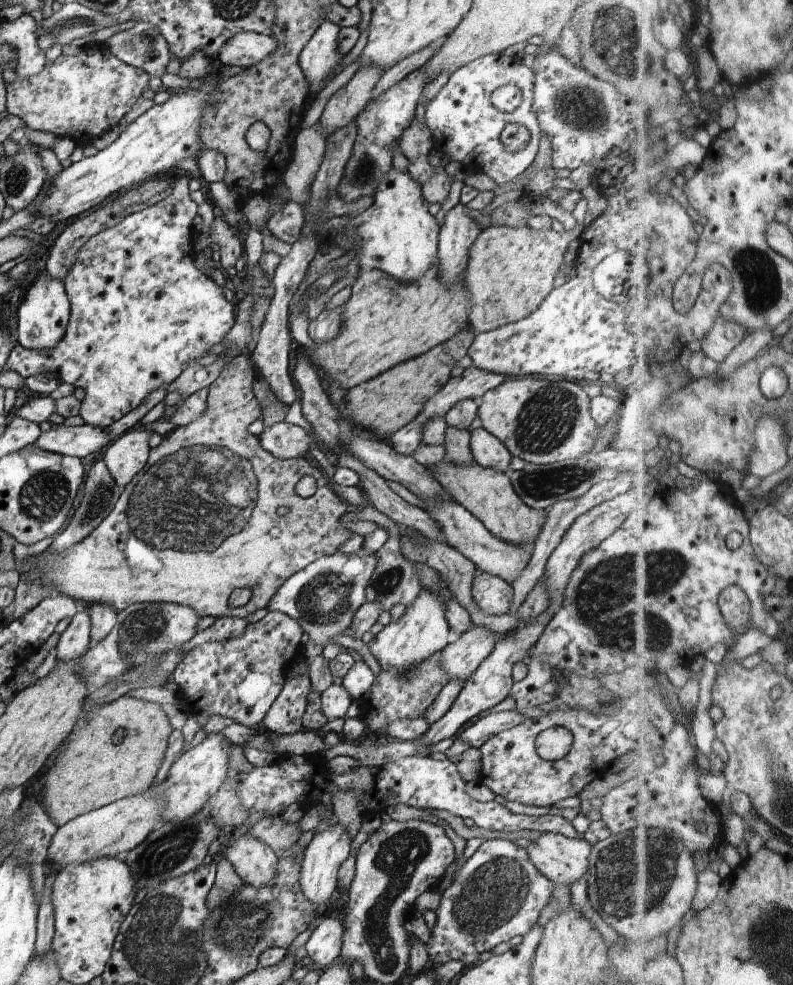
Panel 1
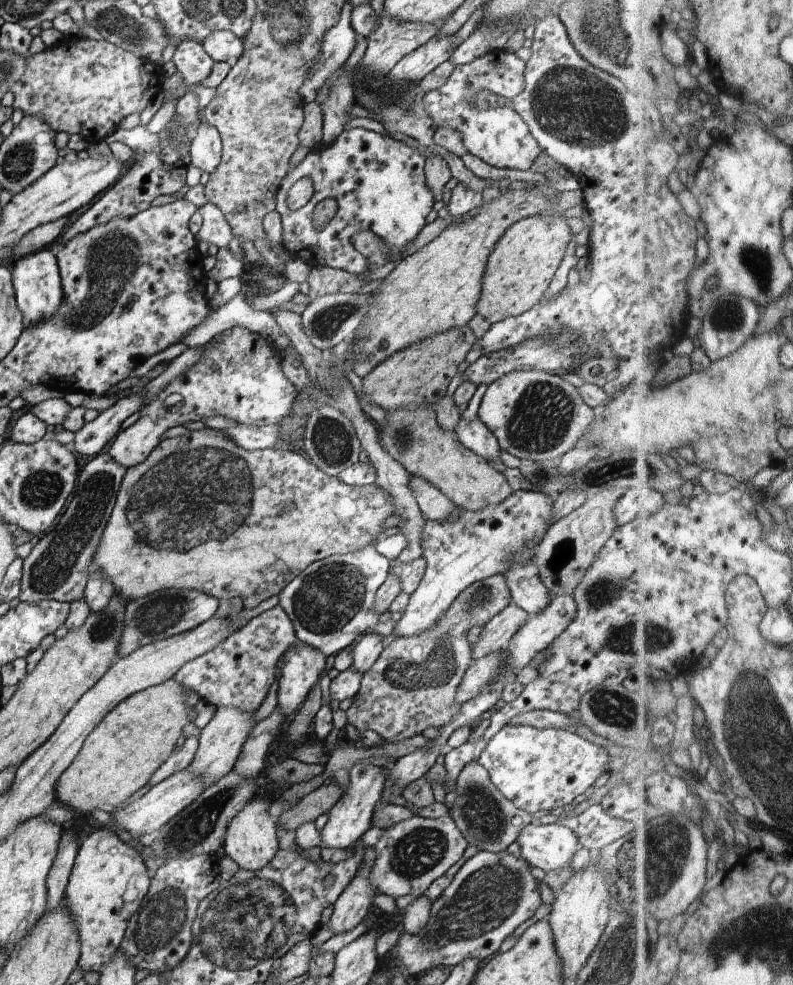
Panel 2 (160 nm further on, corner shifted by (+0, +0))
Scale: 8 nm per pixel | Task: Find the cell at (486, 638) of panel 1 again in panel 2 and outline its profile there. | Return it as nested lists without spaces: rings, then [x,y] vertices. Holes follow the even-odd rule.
[[[510,603],[501,610],[483,626],[479,642],[470,644],[473,660],[506,648],[509,640],[519,631],[519,628],[527,623],[529,616],[530,614],[514,603]]]

